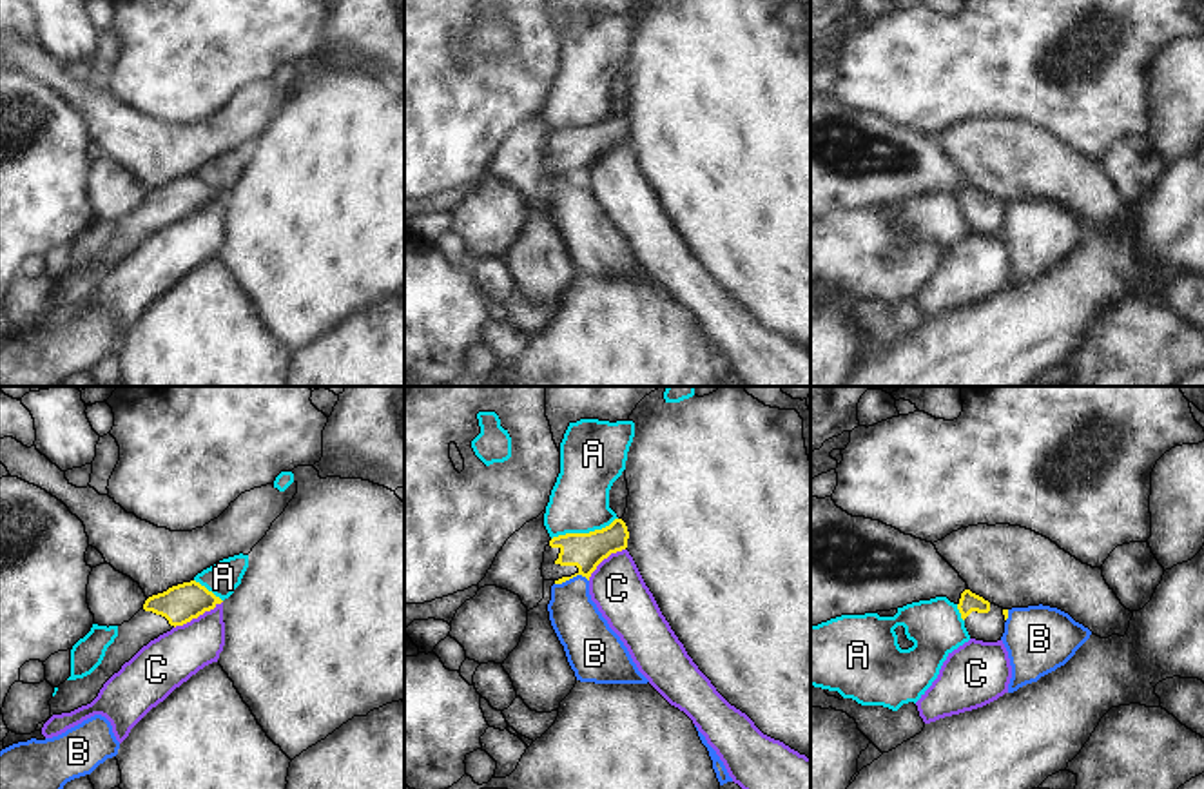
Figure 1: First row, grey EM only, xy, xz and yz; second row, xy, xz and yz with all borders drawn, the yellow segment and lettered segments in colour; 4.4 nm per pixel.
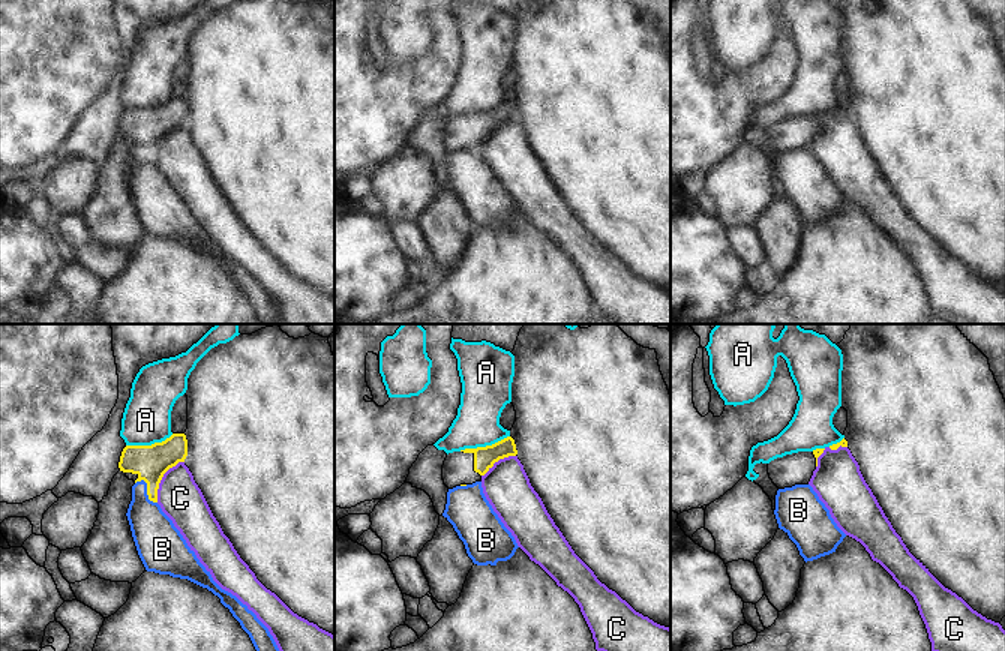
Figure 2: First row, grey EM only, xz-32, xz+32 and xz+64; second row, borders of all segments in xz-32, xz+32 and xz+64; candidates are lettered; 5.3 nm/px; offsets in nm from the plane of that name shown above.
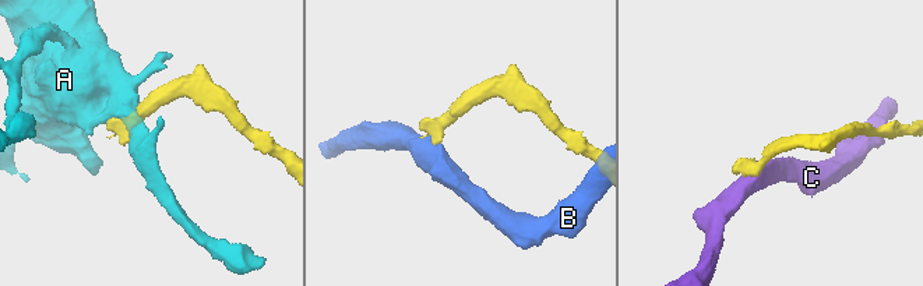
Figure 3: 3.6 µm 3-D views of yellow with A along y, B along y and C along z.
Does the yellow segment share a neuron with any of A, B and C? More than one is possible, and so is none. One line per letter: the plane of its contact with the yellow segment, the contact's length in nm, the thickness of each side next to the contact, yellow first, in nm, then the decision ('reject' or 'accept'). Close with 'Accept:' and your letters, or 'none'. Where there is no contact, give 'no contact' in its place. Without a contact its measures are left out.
A: meets yellow in xz; contact 320 nm long; 160 nm thick on the yellow side, 260 nm on the other; reject
B: meets yellow in xz; contact 150 nm long; 160 nm thick on the yellow side, 220 nm on the other; reject
C: meets yellow in xy; contact 240 nm long; 170 nm thick on the yellow side, 240 nm on the other; reject
Accept: none

